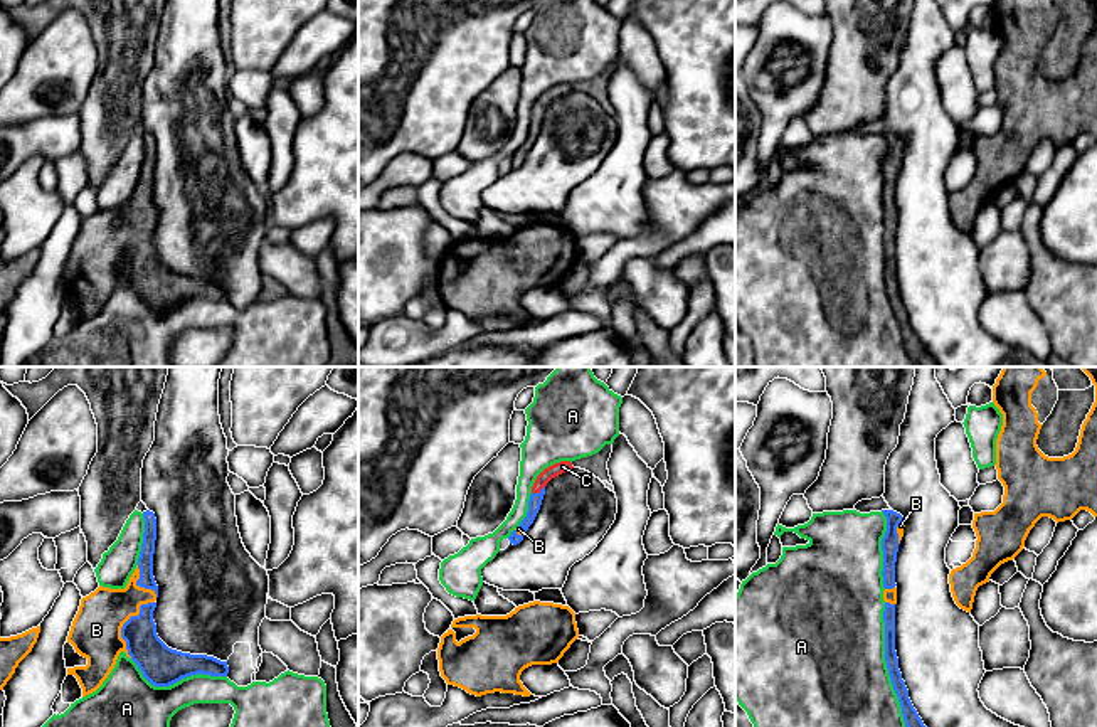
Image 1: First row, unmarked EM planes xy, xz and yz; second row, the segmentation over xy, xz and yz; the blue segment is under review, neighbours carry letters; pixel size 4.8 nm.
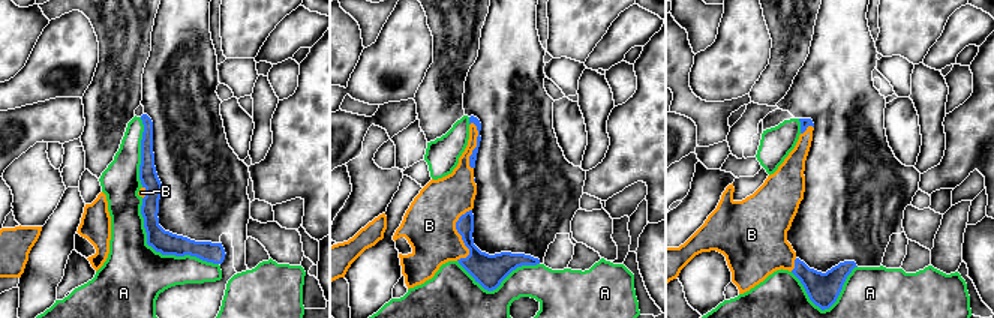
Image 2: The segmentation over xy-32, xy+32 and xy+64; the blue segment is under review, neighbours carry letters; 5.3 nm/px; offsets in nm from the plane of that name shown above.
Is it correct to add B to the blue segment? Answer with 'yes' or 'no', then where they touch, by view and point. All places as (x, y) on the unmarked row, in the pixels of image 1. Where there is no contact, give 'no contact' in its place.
yes | xy (125, 246)

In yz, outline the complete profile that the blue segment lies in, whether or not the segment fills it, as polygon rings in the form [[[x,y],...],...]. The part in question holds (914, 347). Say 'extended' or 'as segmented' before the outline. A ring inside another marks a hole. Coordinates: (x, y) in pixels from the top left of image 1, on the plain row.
extended | [[[882,133],[887,141],[887,155],[882,162],[883,173],[883,244],[885,244],[885,284],[888,291],[888,298],[893,308],[893,313],[898,320],[902,338],[905,343],[905,350],[909,357],[919,367],[939,367],[932,355],[924,348],[917,333],[914,332],[905,305],[902,303],[902,296],[898,293],[898,281],[895,274],[895,227],[897,227],[897,207],[895,207],[895,185],[898,167],[904,160],[905,141],[893,133]]]

